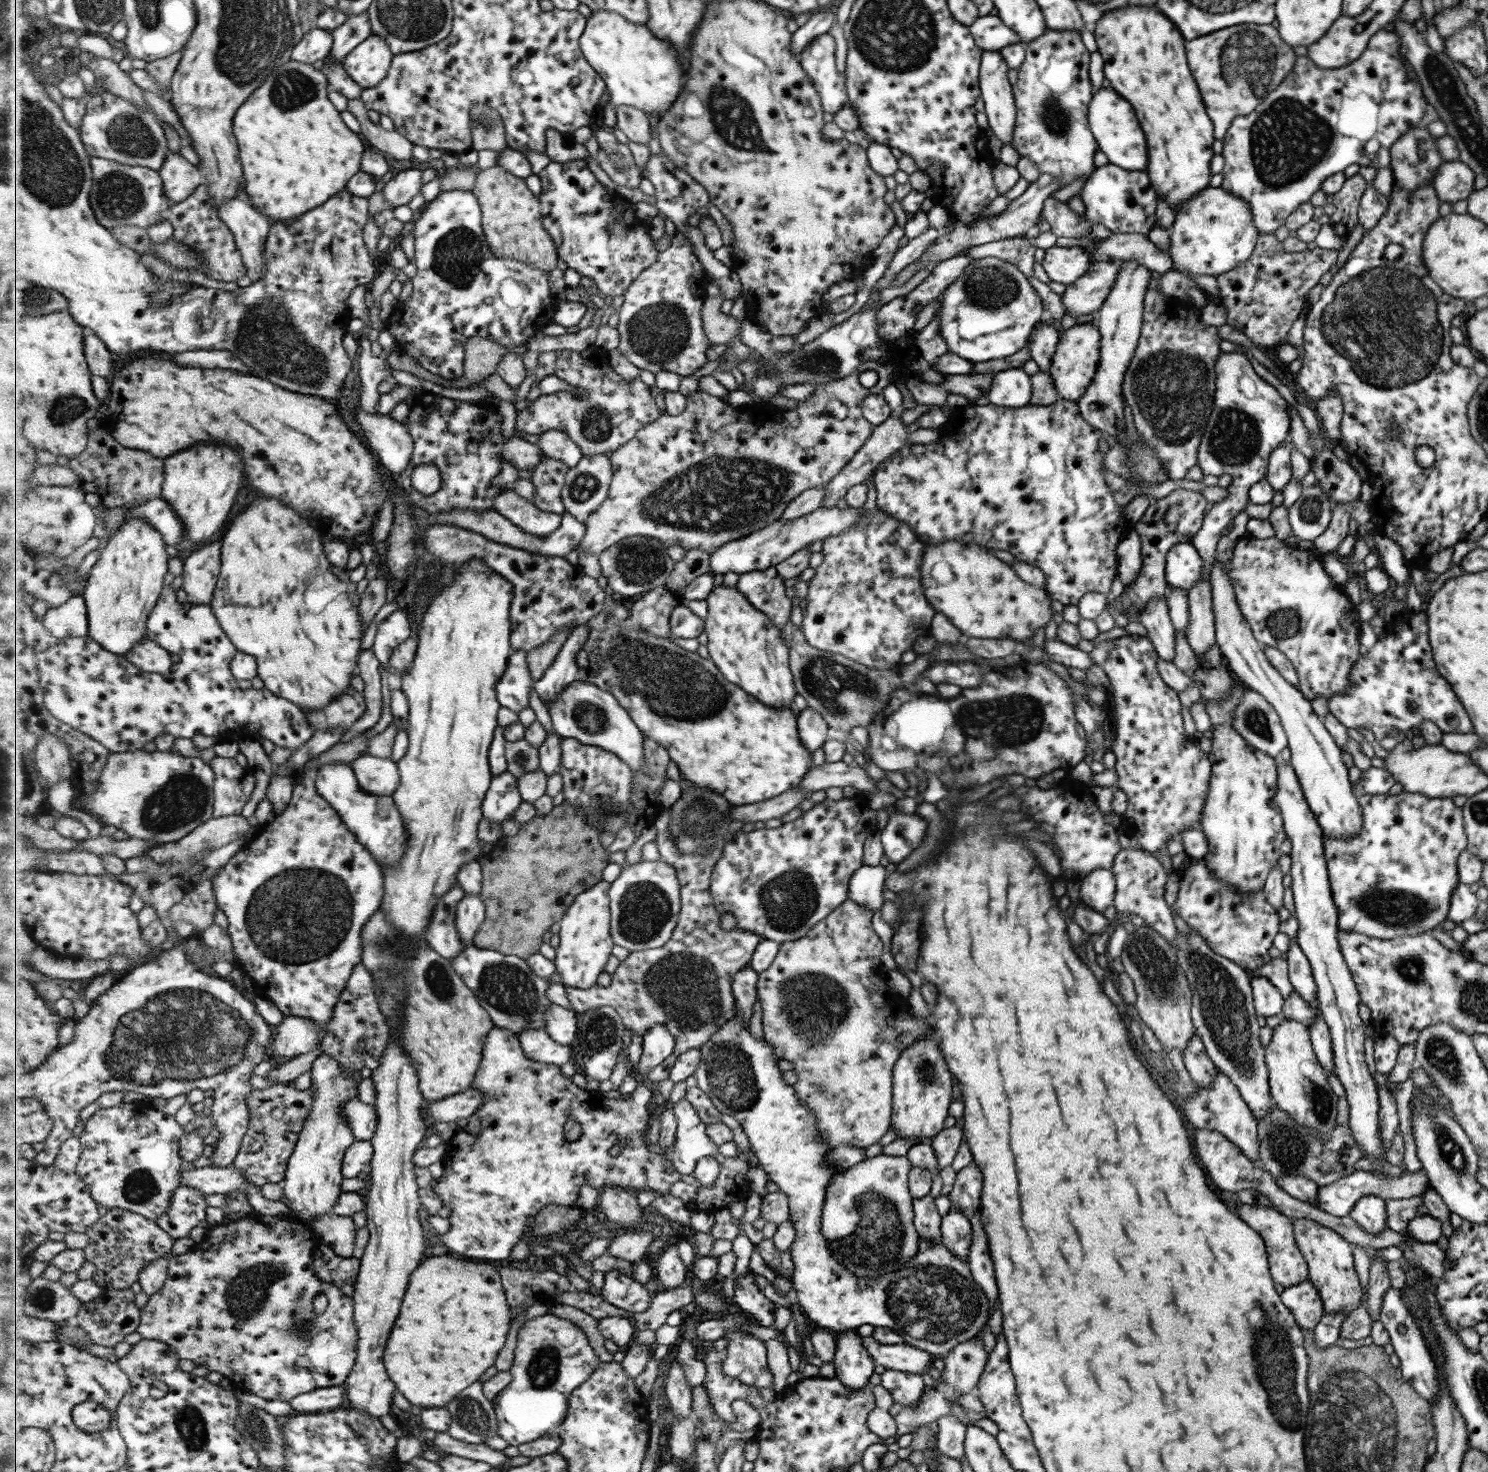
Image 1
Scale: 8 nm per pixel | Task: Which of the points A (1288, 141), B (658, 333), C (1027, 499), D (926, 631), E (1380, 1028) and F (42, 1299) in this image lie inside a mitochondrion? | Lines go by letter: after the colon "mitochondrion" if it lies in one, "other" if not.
A: mitochondrion
B: mitochondrion
C: other
D: other
E: other
F: mitochondrion

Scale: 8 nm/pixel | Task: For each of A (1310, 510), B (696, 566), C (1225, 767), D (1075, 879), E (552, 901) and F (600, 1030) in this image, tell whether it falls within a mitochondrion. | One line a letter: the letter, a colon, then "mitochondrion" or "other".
A: mitochondrion
B: other
C: other
D: other
E: other
F: mitochondrion

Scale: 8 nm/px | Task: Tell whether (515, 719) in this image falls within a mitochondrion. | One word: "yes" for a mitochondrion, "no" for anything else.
no

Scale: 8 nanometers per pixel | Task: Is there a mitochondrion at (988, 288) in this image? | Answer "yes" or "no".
yes

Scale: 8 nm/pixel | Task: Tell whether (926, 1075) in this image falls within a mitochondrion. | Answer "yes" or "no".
yes

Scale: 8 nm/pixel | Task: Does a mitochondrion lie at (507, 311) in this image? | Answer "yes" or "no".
no

